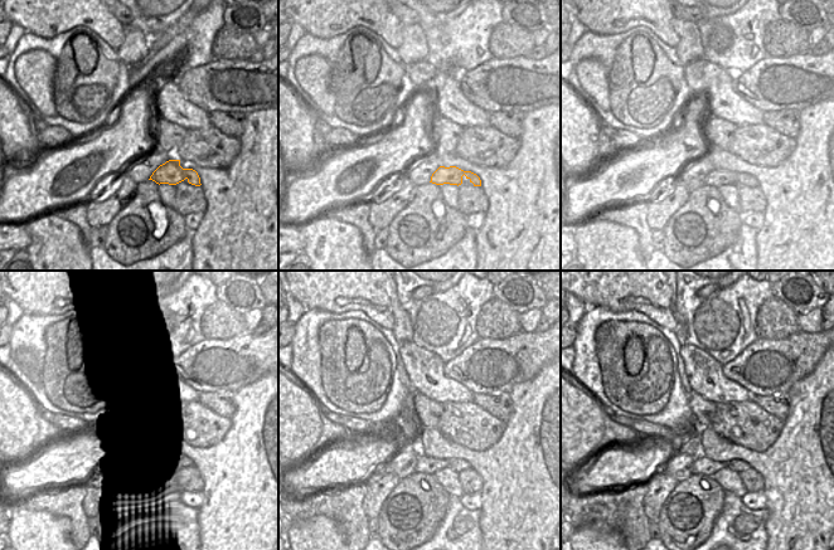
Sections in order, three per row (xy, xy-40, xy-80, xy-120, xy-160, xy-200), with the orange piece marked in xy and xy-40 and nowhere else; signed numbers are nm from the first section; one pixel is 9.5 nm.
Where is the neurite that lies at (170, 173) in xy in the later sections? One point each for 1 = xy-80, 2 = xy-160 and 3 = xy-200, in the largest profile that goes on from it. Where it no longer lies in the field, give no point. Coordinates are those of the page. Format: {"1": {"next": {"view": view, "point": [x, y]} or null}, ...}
{"1": {"next": {"view": "xy-80", "point": [717, 178]}}, "2": {"next": {"view": "xy-160", "point": [425, 465]}}, "3": {"next": {"view": "xy-200", "point": [703, 466]}}}

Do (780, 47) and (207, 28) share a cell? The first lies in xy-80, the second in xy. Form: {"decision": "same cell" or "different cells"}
{"decision": "different cells"}

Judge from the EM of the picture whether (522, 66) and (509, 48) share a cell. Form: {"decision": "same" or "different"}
{"decision": "different"}

